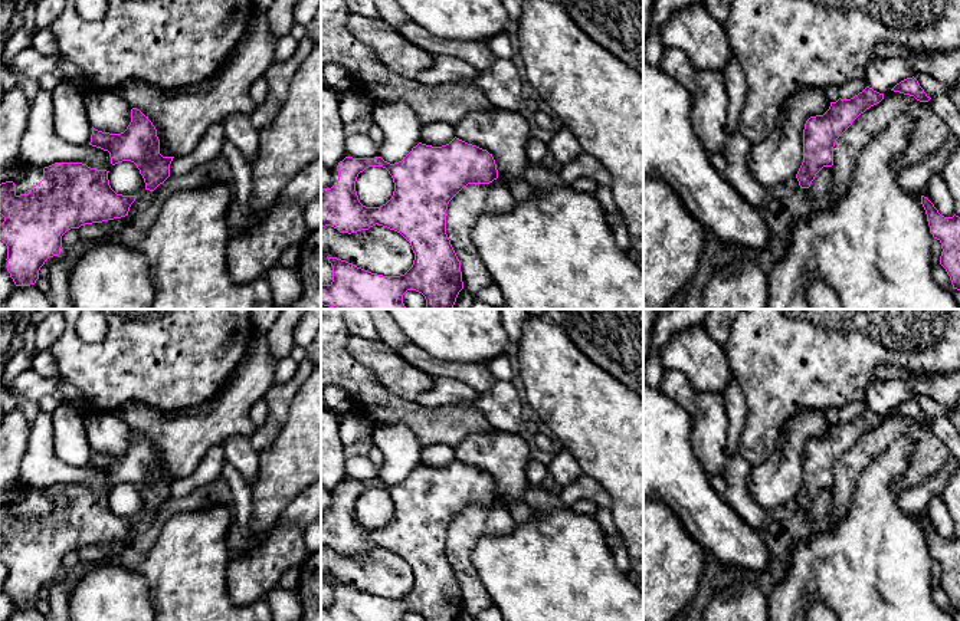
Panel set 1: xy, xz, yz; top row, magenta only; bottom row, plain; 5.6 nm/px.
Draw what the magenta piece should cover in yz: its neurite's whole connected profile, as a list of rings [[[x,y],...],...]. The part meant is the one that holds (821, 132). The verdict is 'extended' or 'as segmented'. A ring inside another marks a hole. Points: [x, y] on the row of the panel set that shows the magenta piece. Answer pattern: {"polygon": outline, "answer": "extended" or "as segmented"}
{"polygon": [[[866,86],[851,99],[830,102],[823,115],[810,116],[803,129],[803,162],[796,174],[800,188],[809,188],[823,167],[833,165],[836,139],[871,106],[879,104],[884,93]]], "answer": "as segmented"}

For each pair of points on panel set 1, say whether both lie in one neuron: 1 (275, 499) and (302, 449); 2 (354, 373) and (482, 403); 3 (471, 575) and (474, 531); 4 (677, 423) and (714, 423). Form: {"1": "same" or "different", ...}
{"1": "same", "2": "different", "3": "same", "4": "different"}

